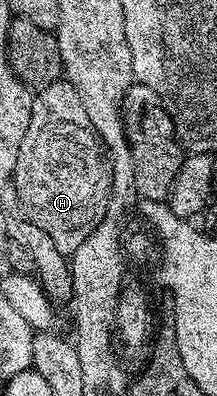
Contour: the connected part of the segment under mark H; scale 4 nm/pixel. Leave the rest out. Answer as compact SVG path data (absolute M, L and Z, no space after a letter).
M59 79L34 93L32 119L28 119L28 131L24 131L24 143L20 143L20 155L16 159L16 191L18 204L25 216L43 228L45 240L62 254L69 255L96 231L104 219L112 187L111 156L102 142L102 136L92 127L88 111L80 103L69 81Z

